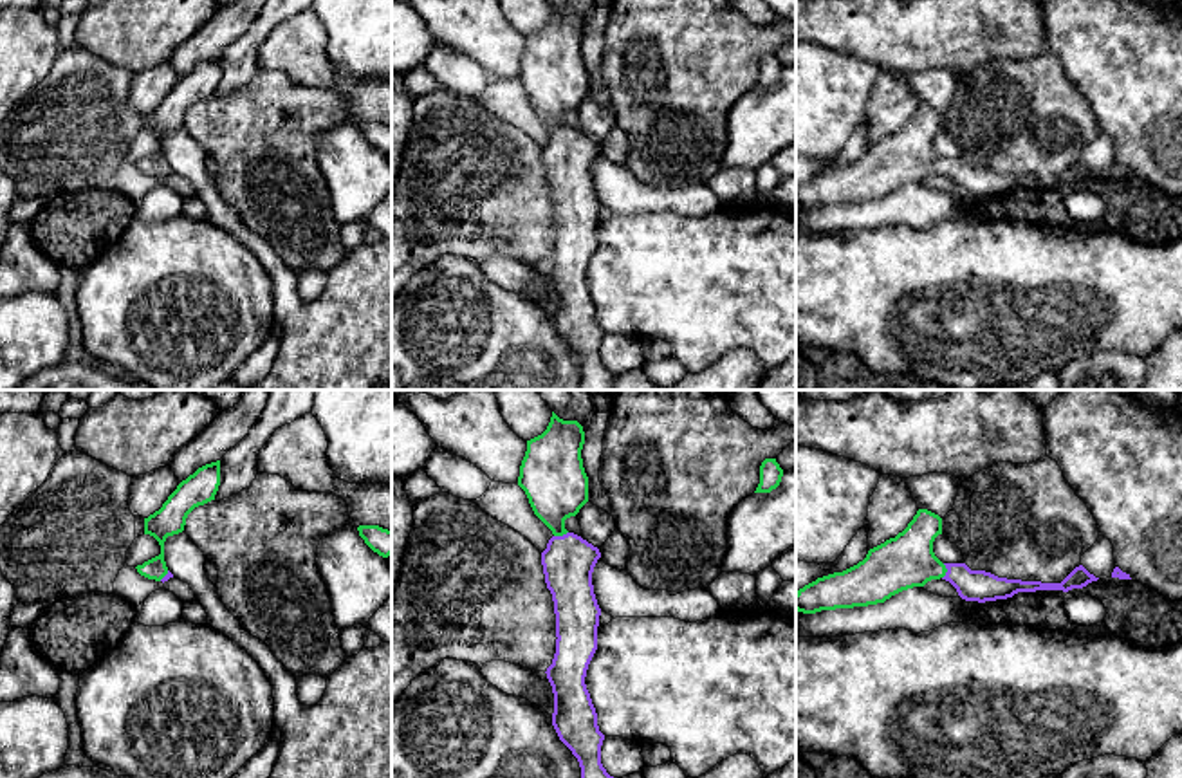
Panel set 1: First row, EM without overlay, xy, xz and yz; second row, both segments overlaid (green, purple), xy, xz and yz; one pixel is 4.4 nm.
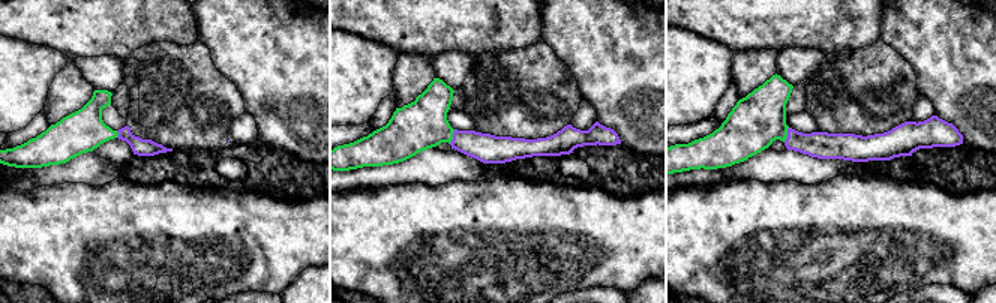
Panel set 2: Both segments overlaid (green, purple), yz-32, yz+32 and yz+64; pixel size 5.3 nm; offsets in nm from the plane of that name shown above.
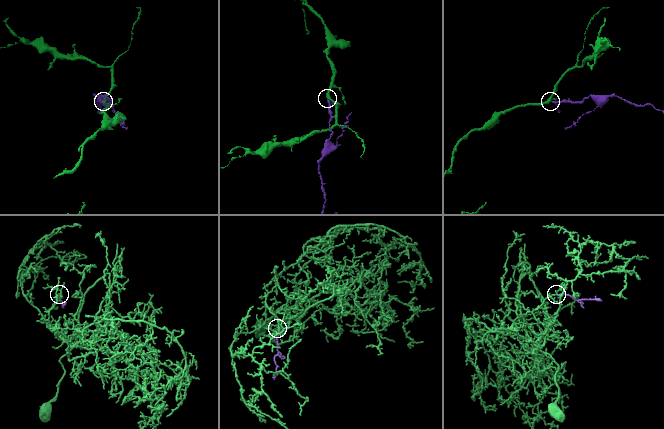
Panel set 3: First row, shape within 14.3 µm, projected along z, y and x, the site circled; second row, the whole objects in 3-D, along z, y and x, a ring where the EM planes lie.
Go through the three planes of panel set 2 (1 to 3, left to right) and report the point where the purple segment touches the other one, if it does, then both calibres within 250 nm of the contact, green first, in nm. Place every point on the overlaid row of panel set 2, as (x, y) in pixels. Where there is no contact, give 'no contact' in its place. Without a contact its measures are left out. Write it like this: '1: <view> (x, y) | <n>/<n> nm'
1: yz-32 (117, 134) | 220/100 nm
2: yz+32 (452, 137) | 260/160 nm
3: yz+64 (786, 135) | 280/140 nm

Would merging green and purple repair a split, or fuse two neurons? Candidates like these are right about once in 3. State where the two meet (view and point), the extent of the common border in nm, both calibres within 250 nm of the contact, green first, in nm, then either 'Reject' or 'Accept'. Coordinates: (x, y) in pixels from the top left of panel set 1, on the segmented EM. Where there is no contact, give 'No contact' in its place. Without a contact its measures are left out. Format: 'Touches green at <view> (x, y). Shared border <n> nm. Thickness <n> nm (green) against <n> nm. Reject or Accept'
Touches green at yz (946, 571). Shared border 70 nm. Thickness 240 nm (green) against 140 nm. Accept

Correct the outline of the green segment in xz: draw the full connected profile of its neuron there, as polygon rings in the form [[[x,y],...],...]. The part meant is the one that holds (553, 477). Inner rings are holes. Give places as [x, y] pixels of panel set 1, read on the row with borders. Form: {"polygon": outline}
{"polygon": [[[552,412],[547,430],[527,440],[518,486],[525,491],[534,514],[554,534],[541,552],[545,583],[554,601],[558,637],[552,664],[545,671],[554,693],[552,726],[559,740],[577,758],[581,778],[614,778],[601,764],[605,735],[599,731],[597,713],[585,684],[588,664],[597,650],[601,608],[594,594],[592,572],[601,552],[581,536],[565,529],[565,520],[576,516],[588,502],[588,477],[581,458],[583,444],[583,426],[577,421],[563,421]]]}

